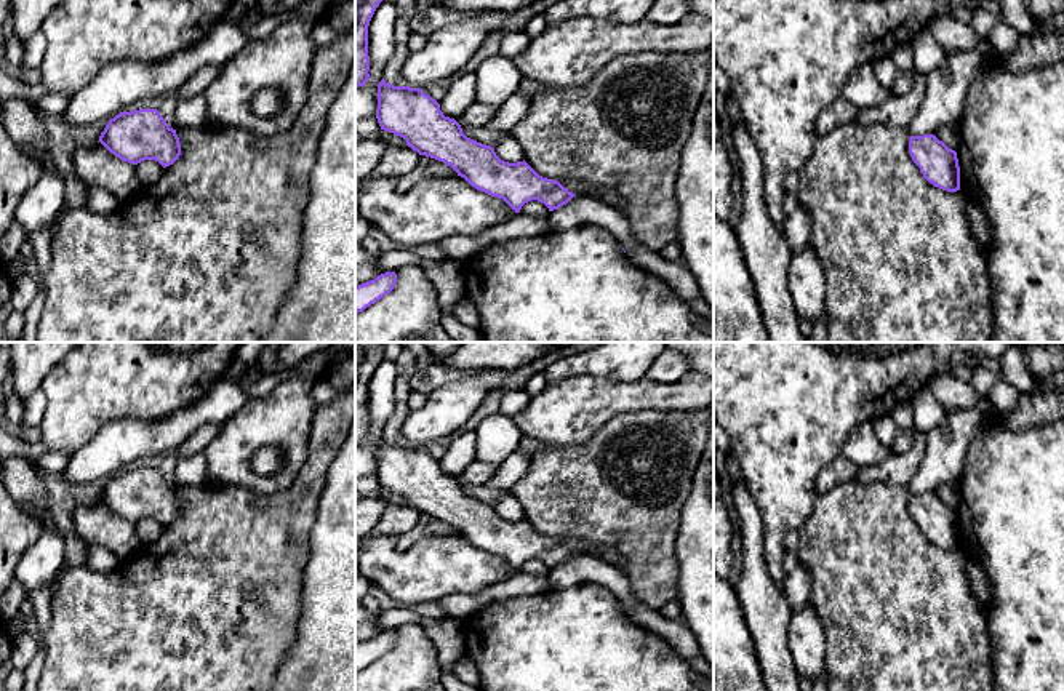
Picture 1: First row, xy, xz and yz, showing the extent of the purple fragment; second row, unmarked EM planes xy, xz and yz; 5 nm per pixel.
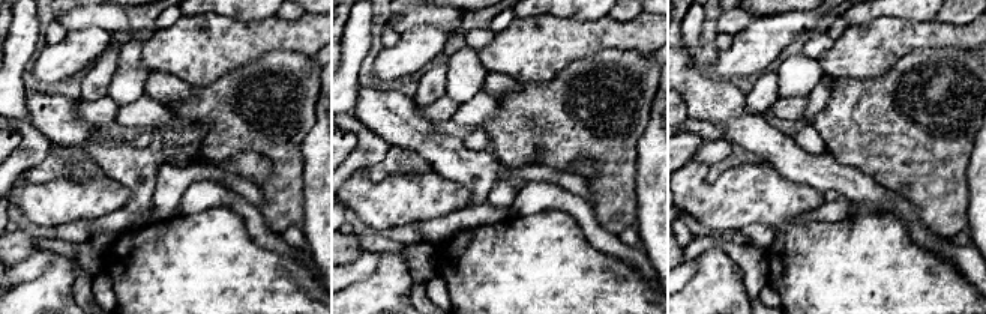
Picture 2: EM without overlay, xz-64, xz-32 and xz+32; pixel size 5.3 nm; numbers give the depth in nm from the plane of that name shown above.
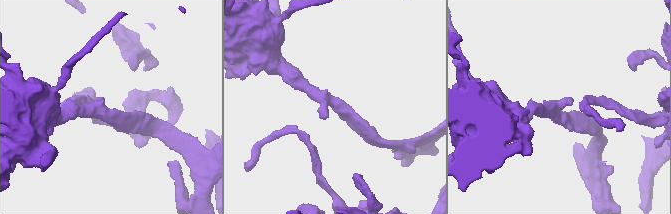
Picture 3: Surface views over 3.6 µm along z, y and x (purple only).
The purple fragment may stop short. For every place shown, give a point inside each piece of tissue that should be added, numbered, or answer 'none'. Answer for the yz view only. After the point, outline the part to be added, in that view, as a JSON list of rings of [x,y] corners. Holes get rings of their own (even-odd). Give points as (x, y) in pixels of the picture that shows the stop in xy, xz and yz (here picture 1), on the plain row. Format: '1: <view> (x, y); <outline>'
none

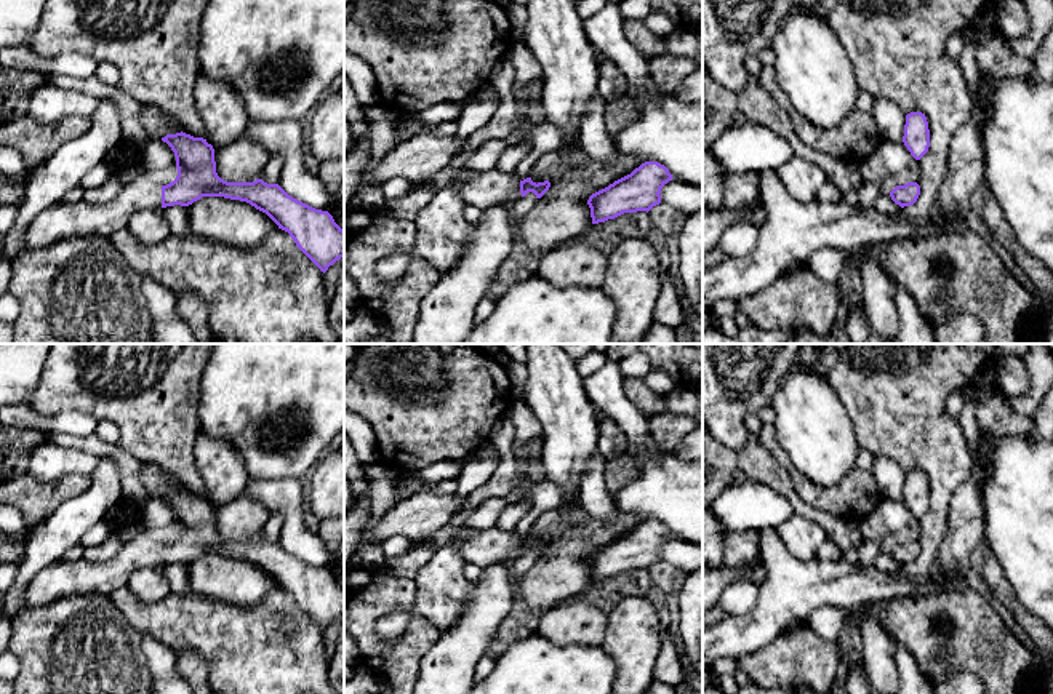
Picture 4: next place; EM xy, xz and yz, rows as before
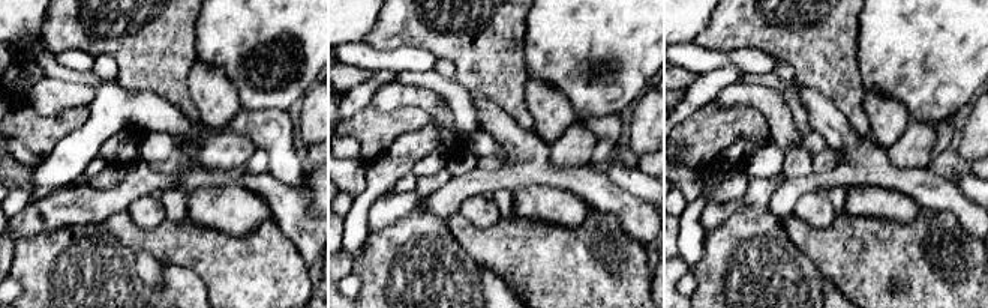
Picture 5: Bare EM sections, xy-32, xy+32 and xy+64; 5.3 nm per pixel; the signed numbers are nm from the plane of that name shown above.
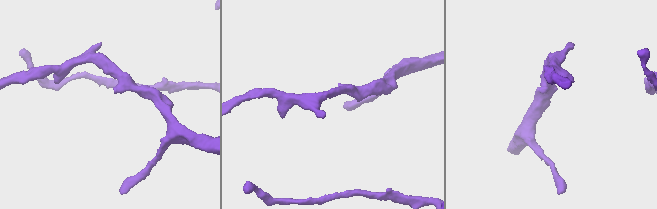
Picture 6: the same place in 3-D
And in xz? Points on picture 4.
1: xz (485, 547); [[[445,524],[430,534],[414,539],[414,547],[432,545],[438,550],[440,547],[458,540],[462,532],[469,534],[461,545],[466,563],[477,564],[483,569],[498,561],[514,561],[522,556],[518,534],[498,528],[472,531],[464,526]]]

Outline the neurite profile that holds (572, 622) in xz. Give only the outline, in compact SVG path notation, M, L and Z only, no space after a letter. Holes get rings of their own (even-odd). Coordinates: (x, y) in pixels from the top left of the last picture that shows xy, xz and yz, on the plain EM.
M563 601L543 611L538 633L559 646L602 646L608 614L583 601Z

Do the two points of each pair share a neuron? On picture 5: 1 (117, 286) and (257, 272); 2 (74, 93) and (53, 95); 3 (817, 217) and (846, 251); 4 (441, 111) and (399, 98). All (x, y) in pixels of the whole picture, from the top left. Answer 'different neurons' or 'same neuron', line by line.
1: different neurons
2: same neuron
3: different neurons
4: same neuron

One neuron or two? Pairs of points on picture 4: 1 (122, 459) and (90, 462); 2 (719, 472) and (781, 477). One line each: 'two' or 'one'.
1: two
2: one

